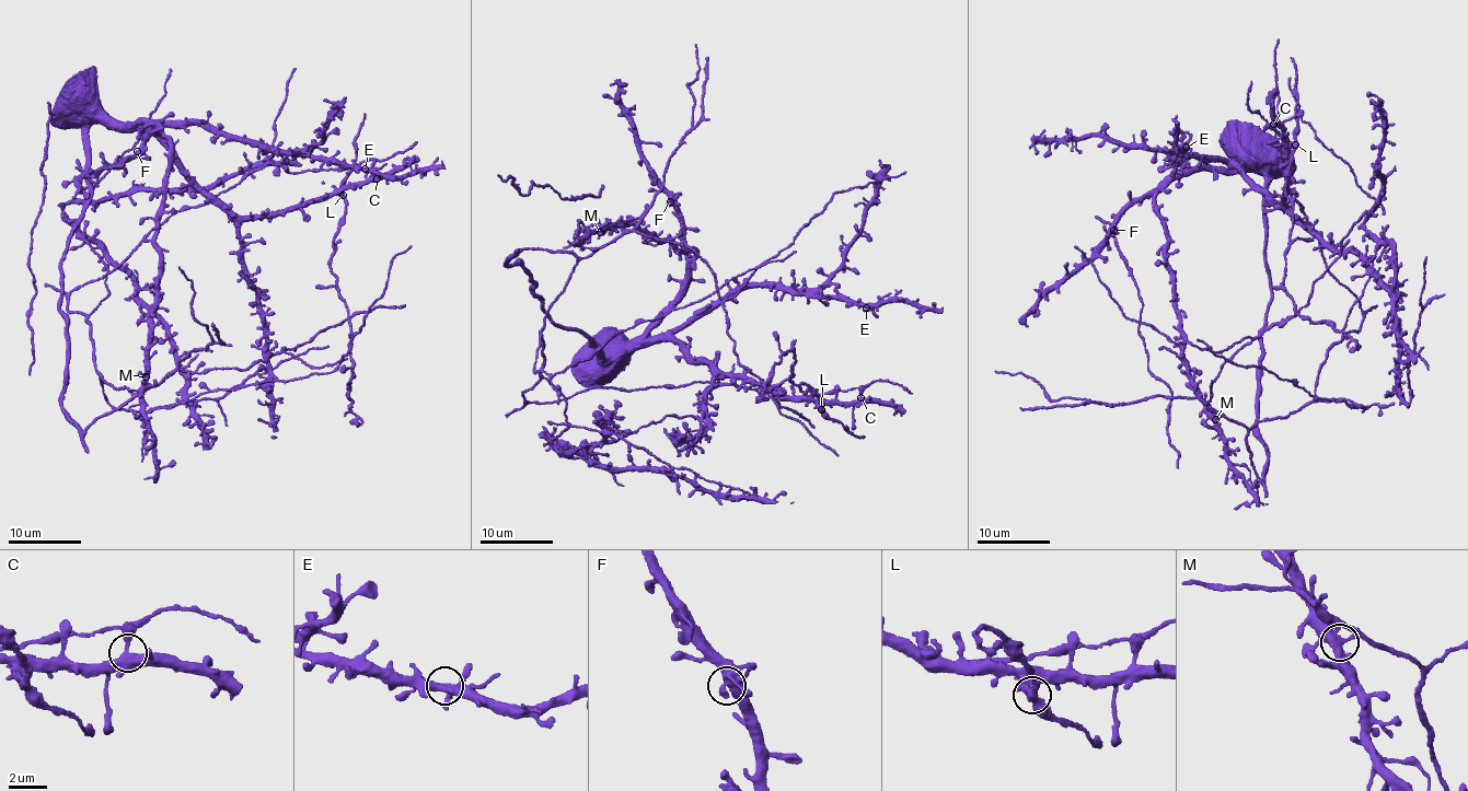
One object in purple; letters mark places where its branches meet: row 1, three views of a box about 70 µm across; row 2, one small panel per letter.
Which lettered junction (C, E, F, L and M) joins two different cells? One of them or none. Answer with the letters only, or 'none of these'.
L

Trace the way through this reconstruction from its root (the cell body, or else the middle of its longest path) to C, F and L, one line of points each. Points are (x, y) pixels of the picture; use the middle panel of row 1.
C: (524, 269), (548, 316), (586, 336), (607, 359), (669, 338), (696, 361), (787, 396), (860, 397)
F: (524, 269), (556, 325), (586, 336), (607, 359), (632, 352), (669, 310), (688, 264), (680, 213), (670, 201)
L: (524, 269), (548, 316), (586, 336), (607, 359), (669, 338), (696, 361), (809, 397), (821, 410)

